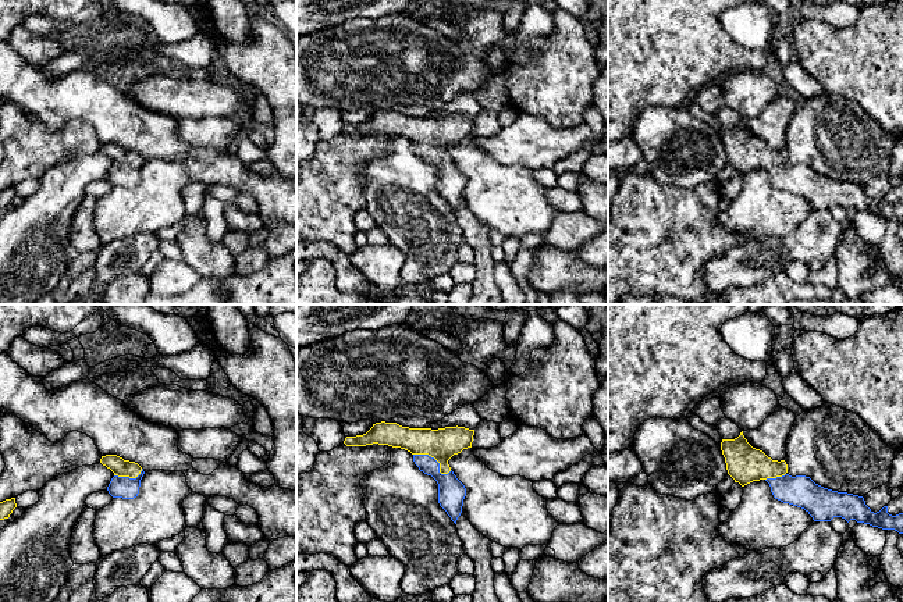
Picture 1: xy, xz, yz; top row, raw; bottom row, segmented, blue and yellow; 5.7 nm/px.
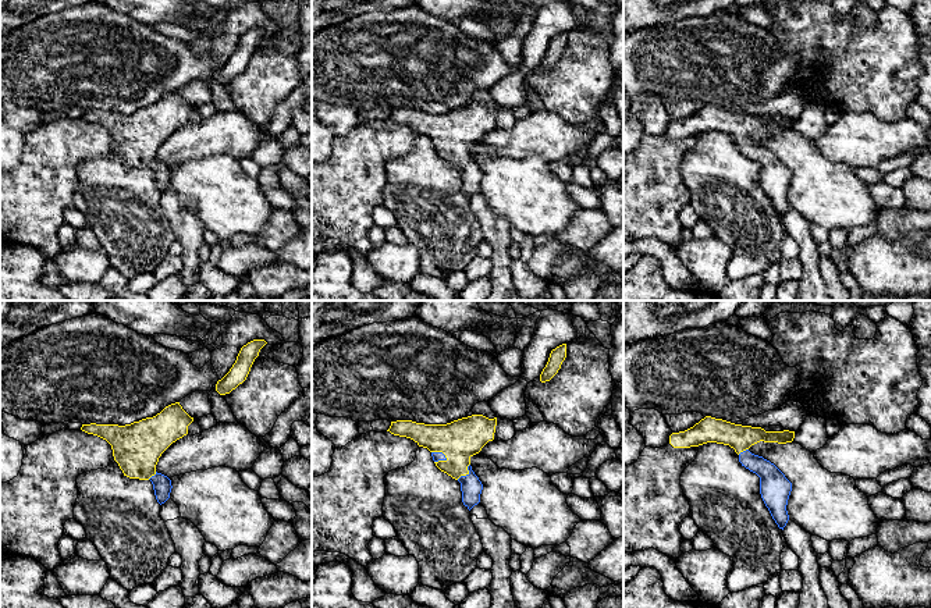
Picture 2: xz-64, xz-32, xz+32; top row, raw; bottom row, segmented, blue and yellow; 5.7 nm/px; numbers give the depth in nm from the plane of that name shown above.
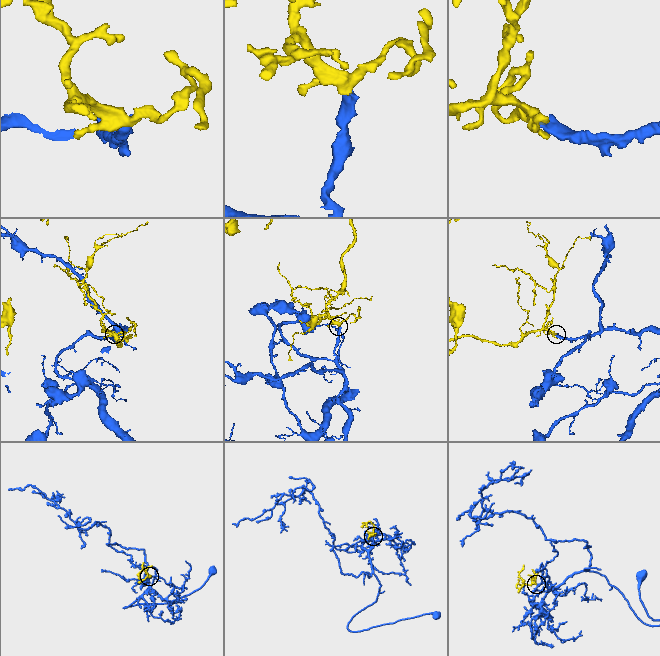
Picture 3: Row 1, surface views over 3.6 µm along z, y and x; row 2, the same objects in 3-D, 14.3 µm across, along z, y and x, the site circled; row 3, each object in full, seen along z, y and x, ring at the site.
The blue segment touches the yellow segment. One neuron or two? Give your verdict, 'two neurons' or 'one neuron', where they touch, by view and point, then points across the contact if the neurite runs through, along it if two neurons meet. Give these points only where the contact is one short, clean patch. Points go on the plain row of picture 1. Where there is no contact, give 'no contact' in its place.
one neuron; contact xz (436, 149); way xz (451, 181), (436, 149), (436, 138), (441, 132)

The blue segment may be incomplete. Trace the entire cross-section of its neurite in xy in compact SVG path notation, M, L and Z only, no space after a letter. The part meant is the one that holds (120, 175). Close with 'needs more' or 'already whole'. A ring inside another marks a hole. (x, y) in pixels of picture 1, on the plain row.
M117 143L102 145L100 152L114 161L107 179L113 186L134 188L139 182L143 157Z; needs more

